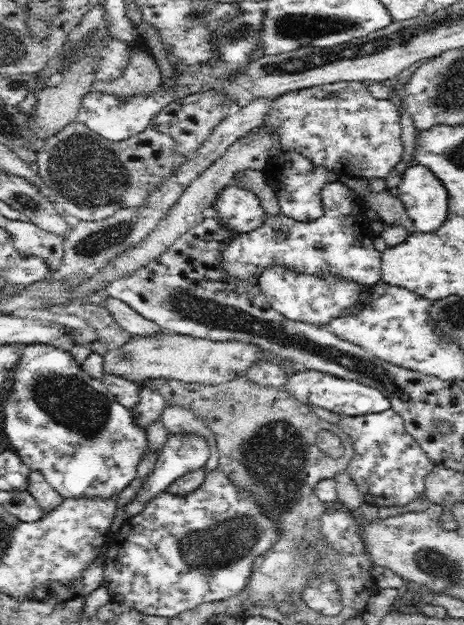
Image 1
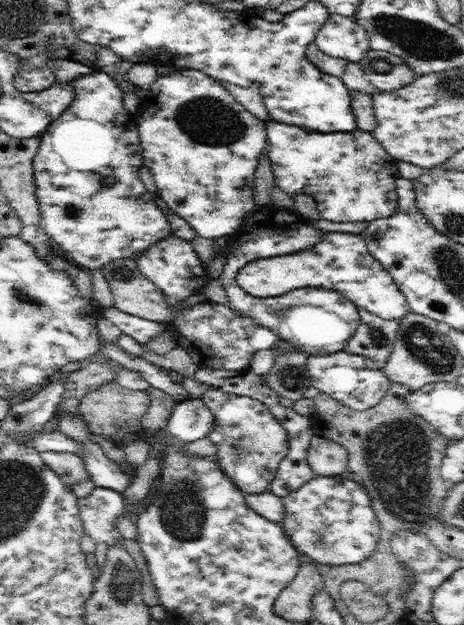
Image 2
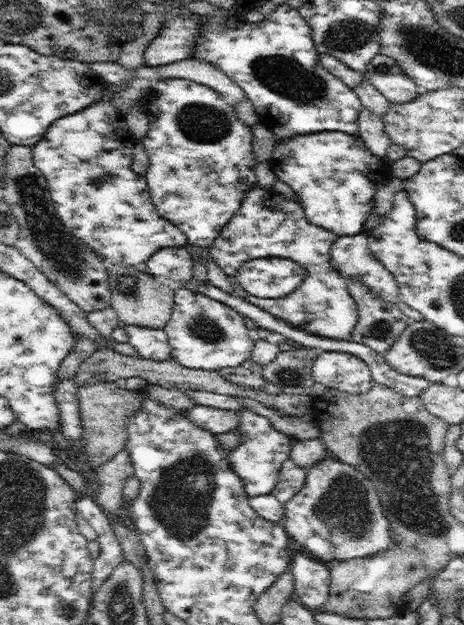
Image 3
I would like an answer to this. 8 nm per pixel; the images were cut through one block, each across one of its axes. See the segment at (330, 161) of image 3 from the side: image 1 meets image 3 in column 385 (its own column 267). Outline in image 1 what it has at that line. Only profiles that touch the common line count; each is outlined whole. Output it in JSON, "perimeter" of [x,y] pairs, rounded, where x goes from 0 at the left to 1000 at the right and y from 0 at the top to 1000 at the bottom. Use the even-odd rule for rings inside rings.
{"perimeter":[[[606,238],[593,251],[580,254],[565,274],[573,291],[599,317],[606,342],[647,355],[675,354],[692,347],[696,342],[694,301],[707,293],[731,288],[724,274],[677,264],[677,258],[642,240]]]}

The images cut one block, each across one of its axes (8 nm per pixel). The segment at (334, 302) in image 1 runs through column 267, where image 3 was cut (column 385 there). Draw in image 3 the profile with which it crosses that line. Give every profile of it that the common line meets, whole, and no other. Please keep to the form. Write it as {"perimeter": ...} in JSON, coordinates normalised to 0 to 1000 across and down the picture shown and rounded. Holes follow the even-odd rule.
{"perimeter":[[[791,373],[754,379],[728,379],[711,400],[716,424],[741,440],[741,446],[776,446],[797,466],[823,478],[858,483],[862,467],[849,442],[802,406]]]}

